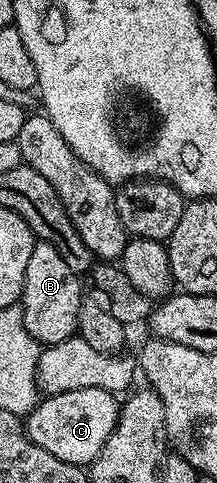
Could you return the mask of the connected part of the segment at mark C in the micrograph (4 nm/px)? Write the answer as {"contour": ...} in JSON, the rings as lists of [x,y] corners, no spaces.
{"contour":[[[74,389],[41,398],[36,408],[26,416],[28,439],[34,441],[46,453],[54,453],[58,461],[91,465],[98,457],[106,437],[116,424],[120,415],[118,399],[113,392],[106,389]]]}

